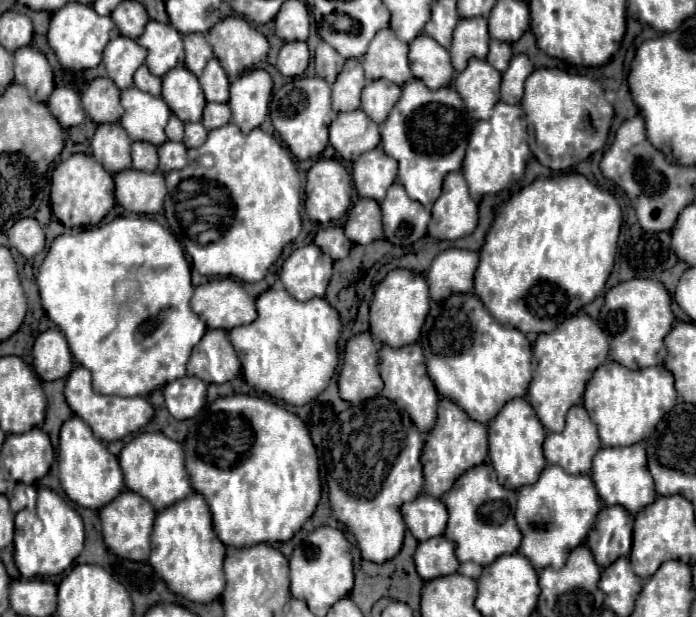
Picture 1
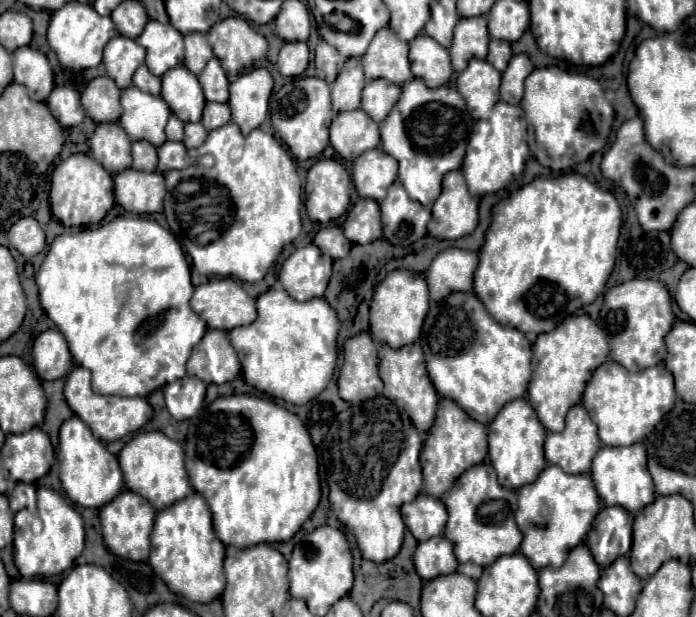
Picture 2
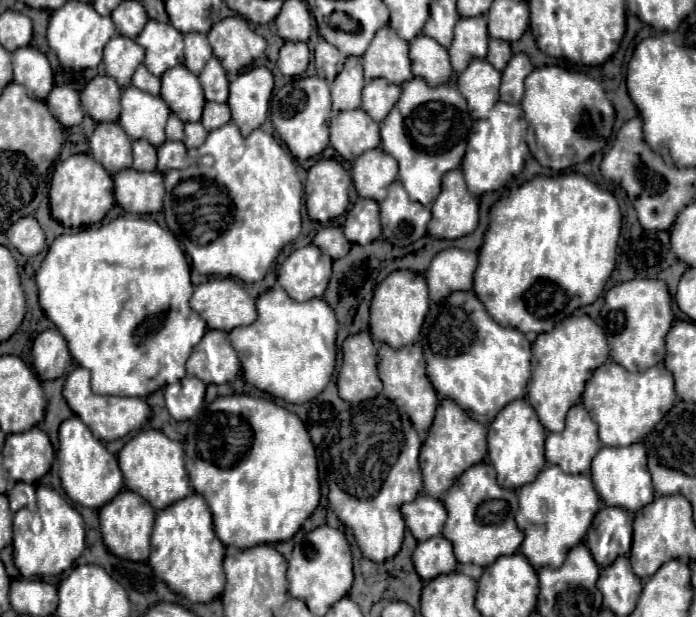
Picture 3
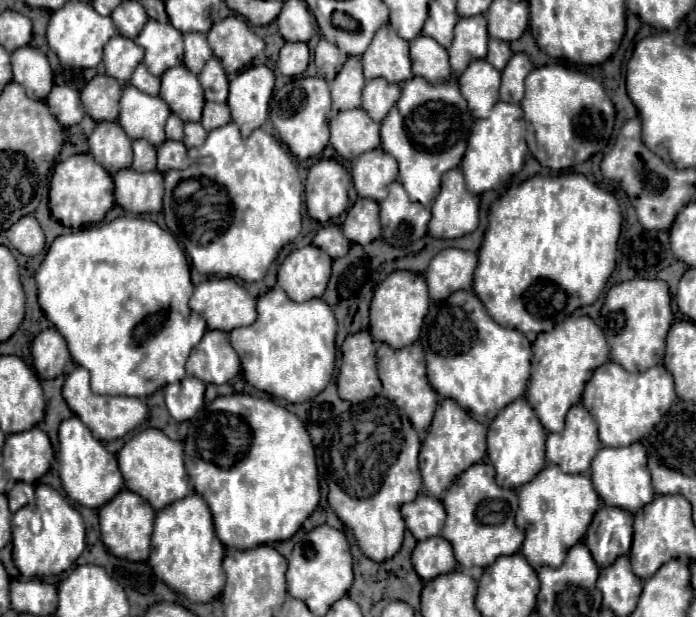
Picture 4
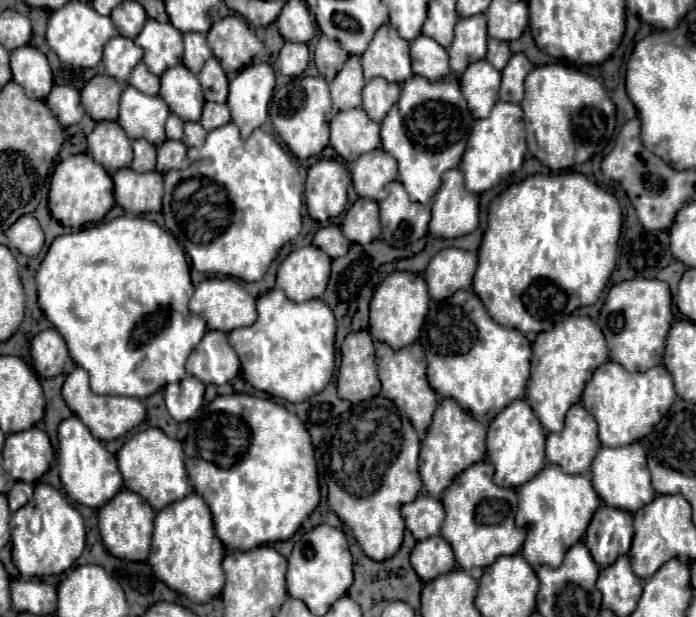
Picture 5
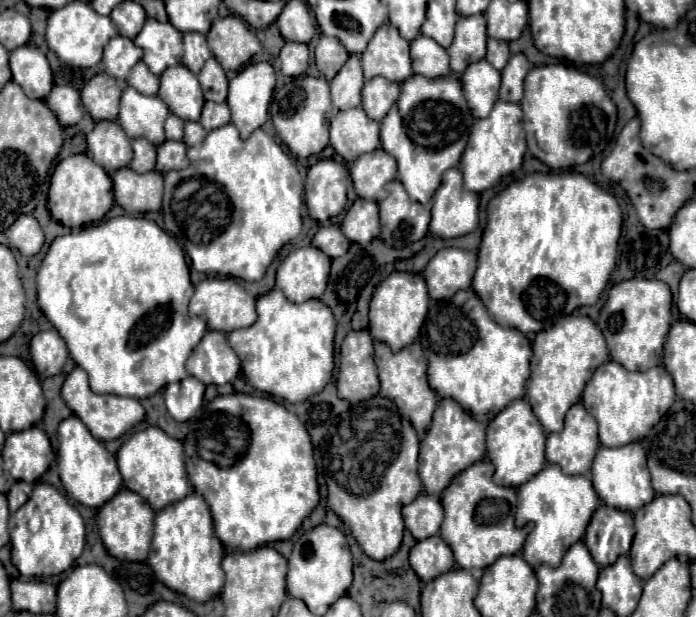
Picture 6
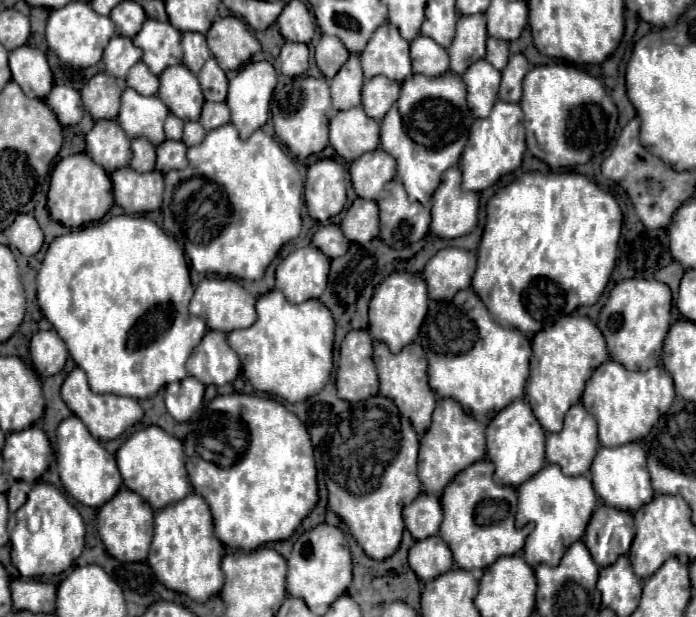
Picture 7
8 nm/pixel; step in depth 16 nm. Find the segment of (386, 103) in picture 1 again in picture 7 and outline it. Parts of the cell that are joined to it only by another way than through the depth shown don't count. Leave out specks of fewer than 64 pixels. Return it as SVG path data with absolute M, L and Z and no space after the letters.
M374 76L372 80L364 82L362 108L374 120L382 120L386 116L388 108L396 102L398 94L400 94L400 84L388 80L384 76Z

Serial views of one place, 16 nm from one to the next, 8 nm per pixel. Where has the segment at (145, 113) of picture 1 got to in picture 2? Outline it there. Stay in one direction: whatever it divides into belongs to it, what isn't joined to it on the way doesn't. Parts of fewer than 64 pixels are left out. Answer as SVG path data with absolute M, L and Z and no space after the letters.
M136 86L122 90L122 116L118 122L128 132L130 140L148 140L154 146L164 144L168 116L170 108L160 96L142 92Z

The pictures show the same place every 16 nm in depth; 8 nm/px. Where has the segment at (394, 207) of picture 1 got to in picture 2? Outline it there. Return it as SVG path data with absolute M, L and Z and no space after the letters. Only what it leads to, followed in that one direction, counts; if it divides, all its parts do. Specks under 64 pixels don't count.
M398 180L388 188L388 196L380 204L380 210L384 238L390 244L410 246L426 234L430 210L420 202L412 202Z

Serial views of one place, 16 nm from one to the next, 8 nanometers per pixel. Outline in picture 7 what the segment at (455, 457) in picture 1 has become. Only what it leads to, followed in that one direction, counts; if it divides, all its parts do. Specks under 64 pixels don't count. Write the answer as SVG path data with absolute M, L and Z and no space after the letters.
M442 398L436 404L436 410L432 414L432 424L426 430L426 434L420 440L420 452L418 452L418 478L428 494L440 496L444 490L444 484L456 476L456 472L464 470L468 464L474 464L476 460L482 460L486 456L484 448L484 426L472 416L468 416L460 404L452 398Z

